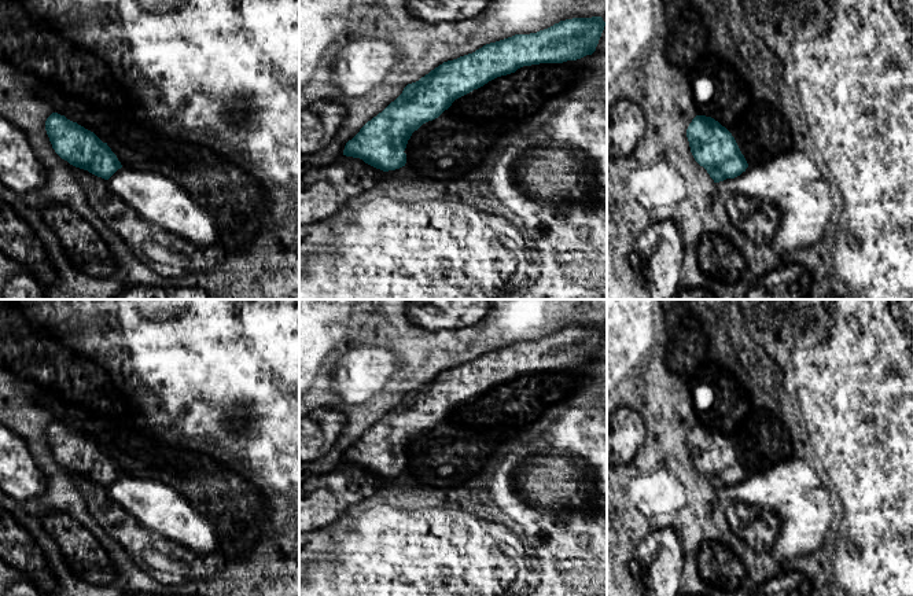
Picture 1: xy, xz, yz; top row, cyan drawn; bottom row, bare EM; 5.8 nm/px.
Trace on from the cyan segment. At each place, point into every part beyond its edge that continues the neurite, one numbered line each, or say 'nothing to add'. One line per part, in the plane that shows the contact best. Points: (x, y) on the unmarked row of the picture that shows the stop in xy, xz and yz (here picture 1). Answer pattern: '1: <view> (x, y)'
nothing to add

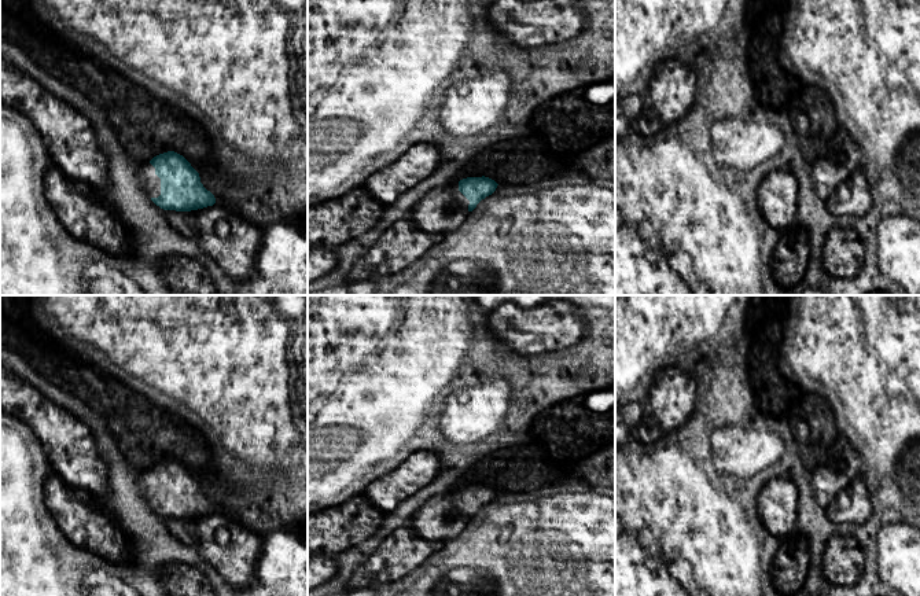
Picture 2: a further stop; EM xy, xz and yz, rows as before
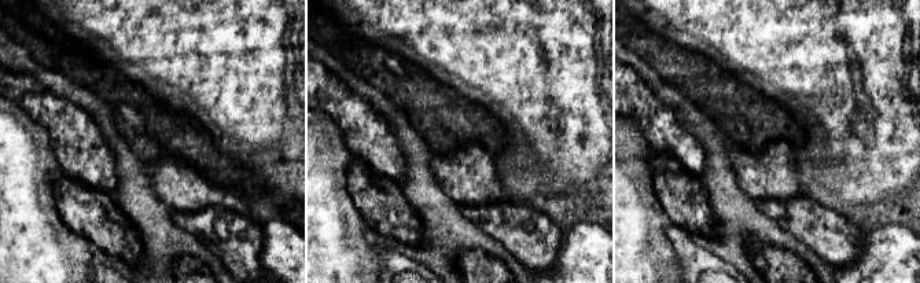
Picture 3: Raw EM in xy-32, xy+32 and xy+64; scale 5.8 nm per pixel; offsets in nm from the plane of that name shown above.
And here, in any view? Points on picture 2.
1: xy (146, 478)

